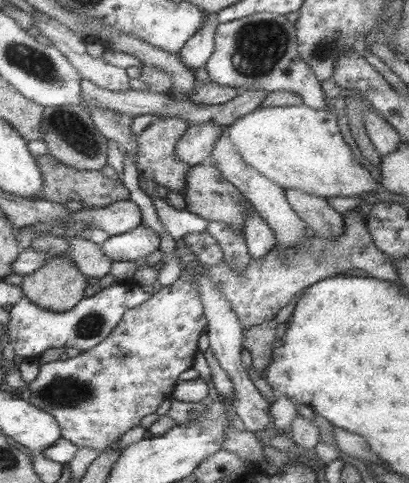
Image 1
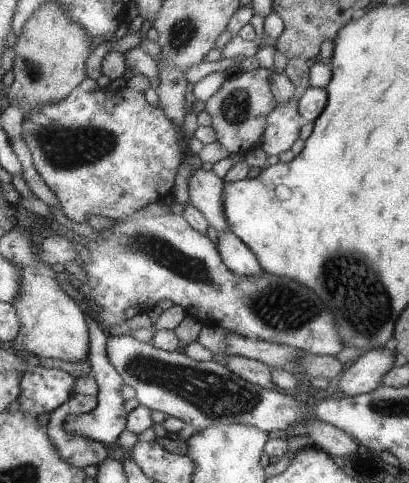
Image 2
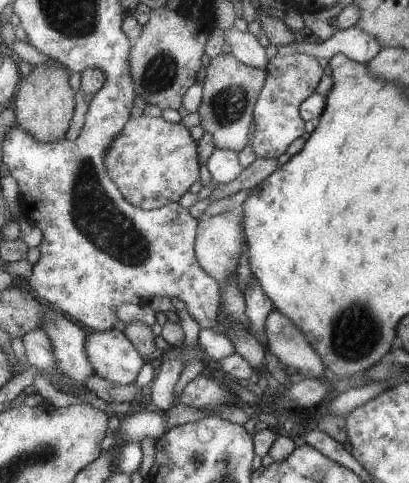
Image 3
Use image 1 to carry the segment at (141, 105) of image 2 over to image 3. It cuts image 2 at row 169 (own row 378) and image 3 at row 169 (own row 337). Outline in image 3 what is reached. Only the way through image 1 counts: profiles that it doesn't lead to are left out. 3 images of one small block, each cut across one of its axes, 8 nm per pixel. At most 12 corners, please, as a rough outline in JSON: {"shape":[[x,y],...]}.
{"shape":[[131,118],[107,166],[149,212],[201,178],[183,122]]}

